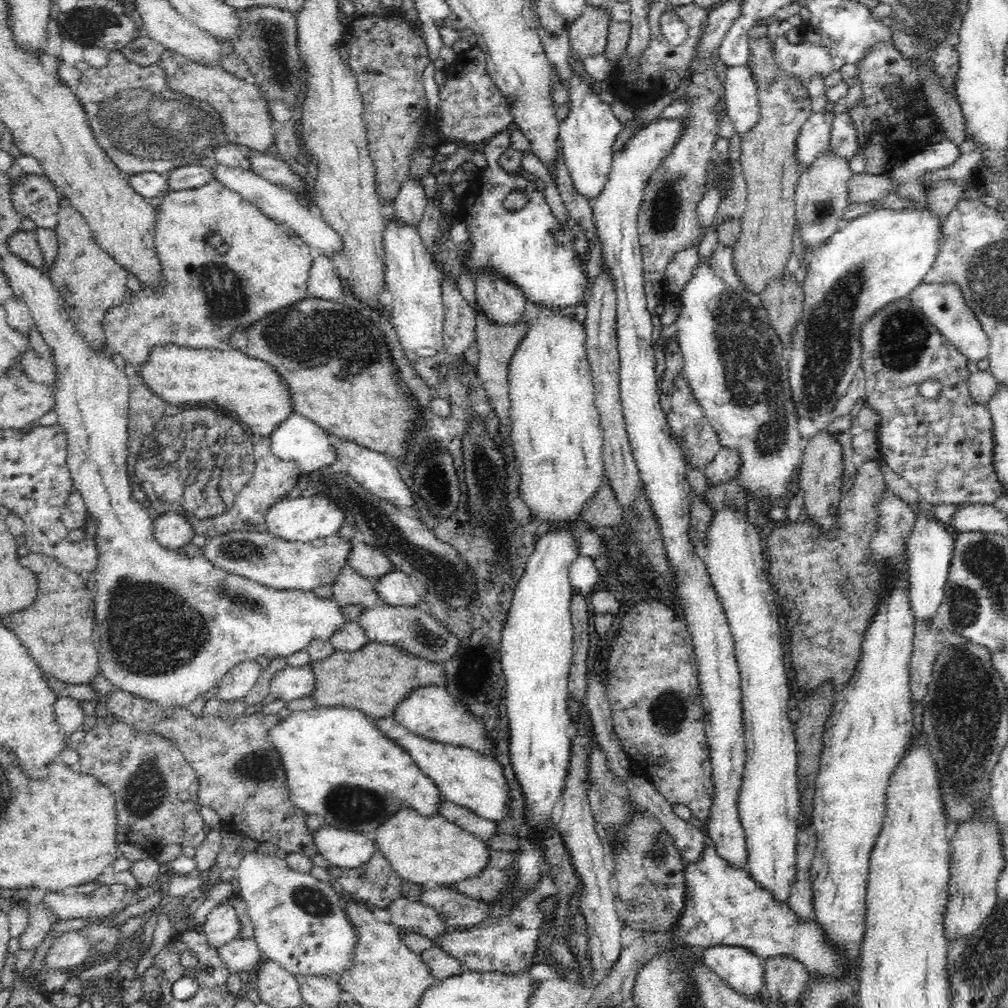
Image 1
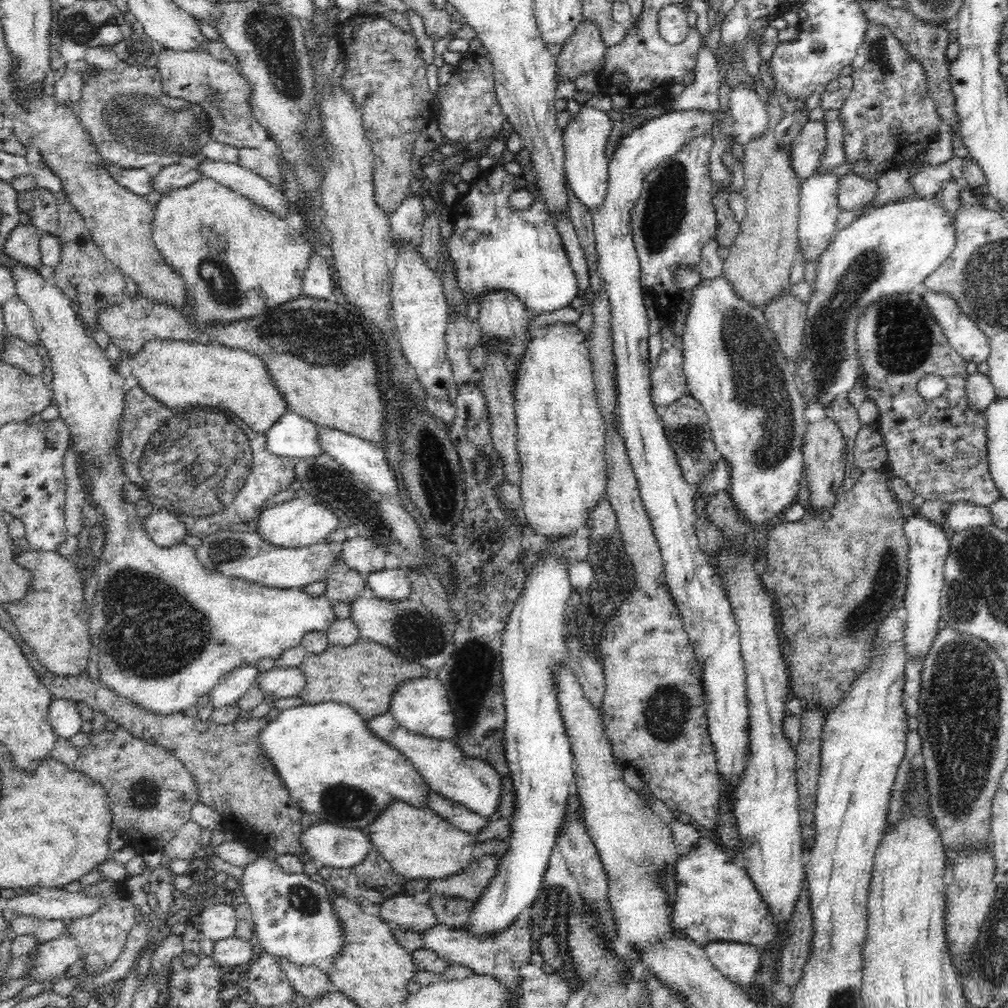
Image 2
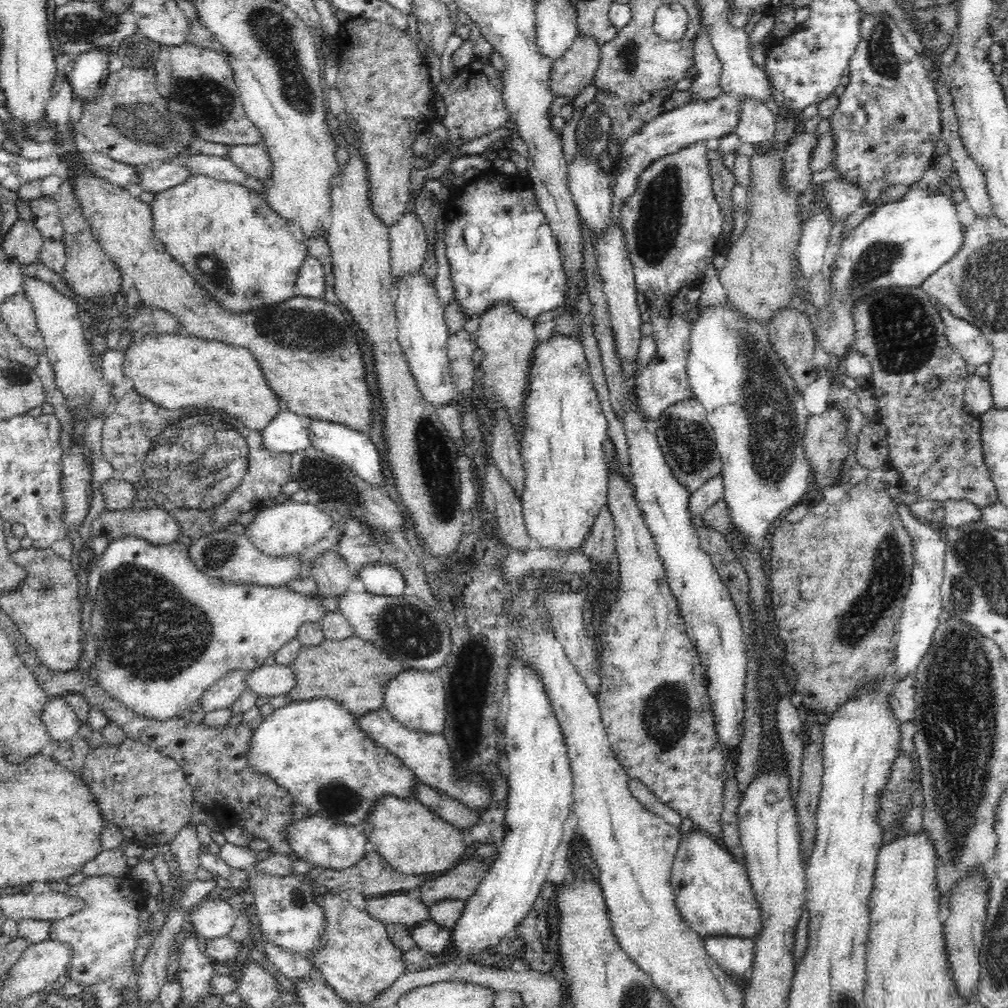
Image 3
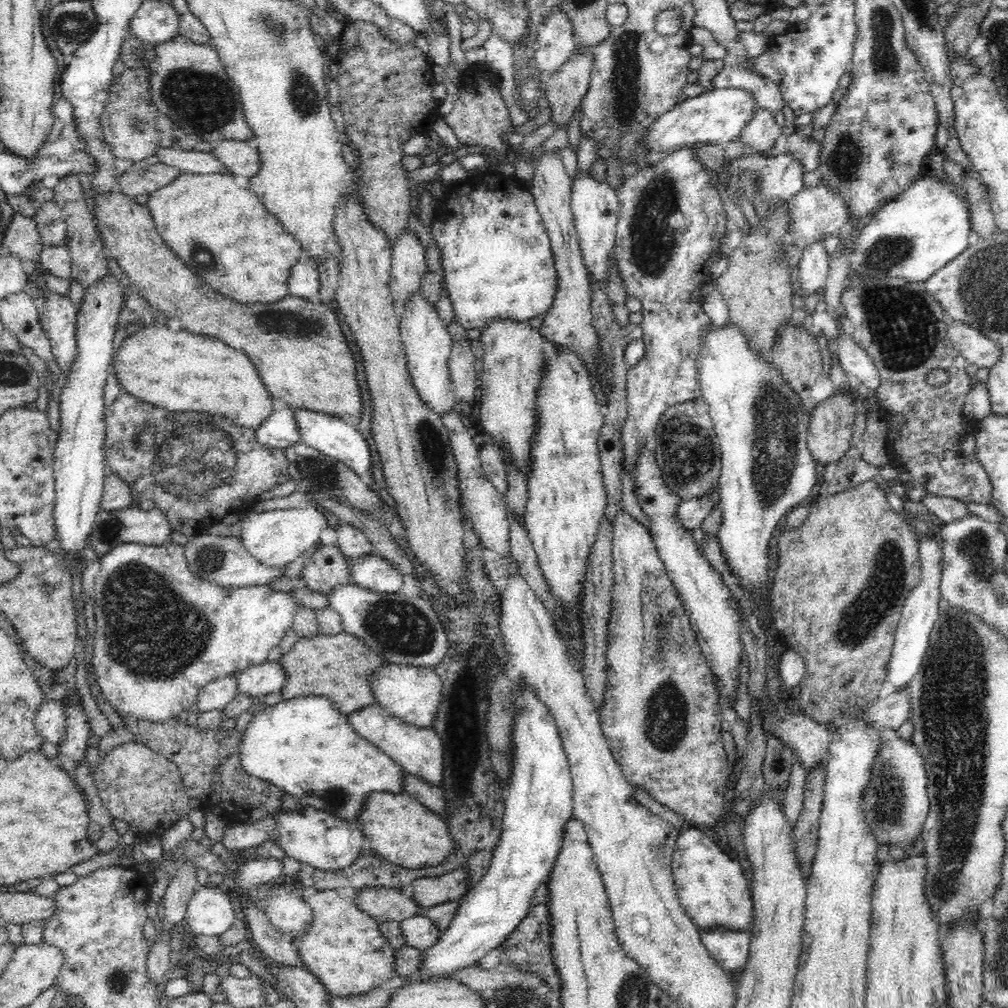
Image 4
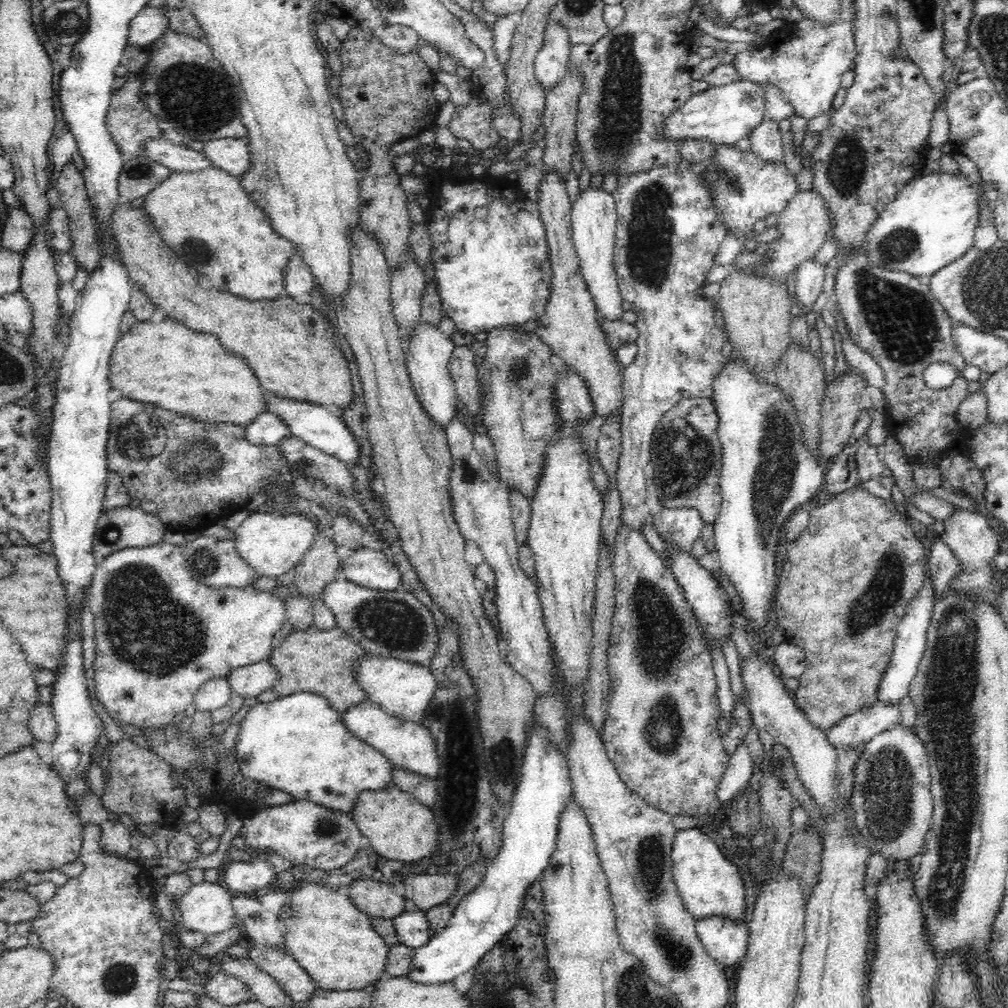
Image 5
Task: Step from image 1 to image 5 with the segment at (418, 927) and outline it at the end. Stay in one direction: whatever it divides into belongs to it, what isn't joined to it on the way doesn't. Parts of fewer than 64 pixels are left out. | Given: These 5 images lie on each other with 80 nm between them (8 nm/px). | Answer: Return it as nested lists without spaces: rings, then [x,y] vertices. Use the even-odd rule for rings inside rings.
[[[356,880],[350,886],[349,897],[356,908],[371,917],[395,919],[412,906],[406,902],[404,896],[394,894],[392,885],[372,880]]]

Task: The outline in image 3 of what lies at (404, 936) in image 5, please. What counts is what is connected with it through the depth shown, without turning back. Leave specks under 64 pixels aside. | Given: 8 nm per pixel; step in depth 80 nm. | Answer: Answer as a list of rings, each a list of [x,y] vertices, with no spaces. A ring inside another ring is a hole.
[[[432,919],[425,920],[420,926],[412,927],[409,933],[412,935],[415,946],[436,956],[448,956],[448,952],[454,946],[454,933],[452,929],[446,929],[436,924]]]

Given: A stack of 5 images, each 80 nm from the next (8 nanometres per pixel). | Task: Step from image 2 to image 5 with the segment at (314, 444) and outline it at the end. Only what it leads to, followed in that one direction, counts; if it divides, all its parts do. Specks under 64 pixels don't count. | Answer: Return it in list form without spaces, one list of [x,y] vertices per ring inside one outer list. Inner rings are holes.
[[[269,410],[246,426],[245,432],[250,444],[266,446],[277,446],[284,437],[292,435],[281,416],[272,414]]]

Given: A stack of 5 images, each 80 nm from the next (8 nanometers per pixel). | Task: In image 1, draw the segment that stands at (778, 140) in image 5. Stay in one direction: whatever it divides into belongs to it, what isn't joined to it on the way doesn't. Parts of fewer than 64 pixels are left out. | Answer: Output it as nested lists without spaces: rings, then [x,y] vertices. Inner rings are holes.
[[[747,65],[728,66],[723,84],[727,114],[740,138],[757,121],[757,96]]]

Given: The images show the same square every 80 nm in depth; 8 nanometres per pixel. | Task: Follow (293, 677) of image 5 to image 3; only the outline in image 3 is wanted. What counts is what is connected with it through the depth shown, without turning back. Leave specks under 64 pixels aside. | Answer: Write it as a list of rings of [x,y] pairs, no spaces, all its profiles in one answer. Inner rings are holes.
[[[355,634],[339,641],[325,638],[320,645],[302,647],[299,652],[297,659],[289,664],[297,676],[297,684],[287,694],[288,700],[335,700],[357,717],[384,707],[384,688],[388,682],[398,674],[412,670],[410,665],[394,660],[384,649]]]

